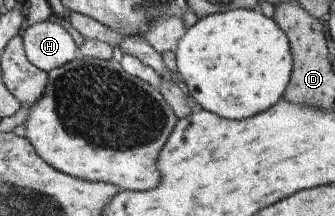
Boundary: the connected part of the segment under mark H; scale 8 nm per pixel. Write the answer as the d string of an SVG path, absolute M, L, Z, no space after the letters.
M48 20L32 24L32 26L24 27L20 35L24 38L26 56L44 72L49 73L55 68L60 68L64 64L72 62L76 58L76 42L70 33L56 22Z

